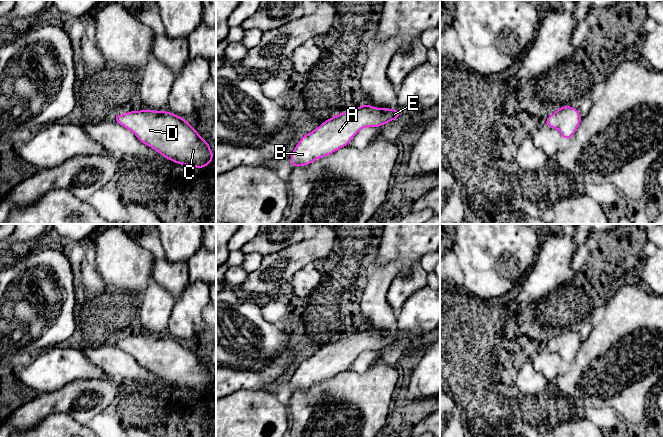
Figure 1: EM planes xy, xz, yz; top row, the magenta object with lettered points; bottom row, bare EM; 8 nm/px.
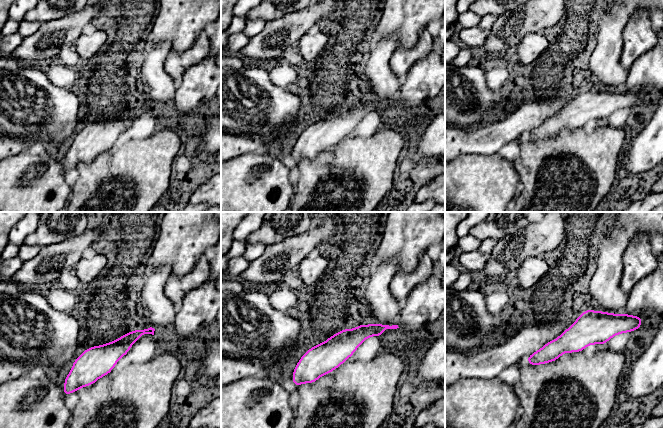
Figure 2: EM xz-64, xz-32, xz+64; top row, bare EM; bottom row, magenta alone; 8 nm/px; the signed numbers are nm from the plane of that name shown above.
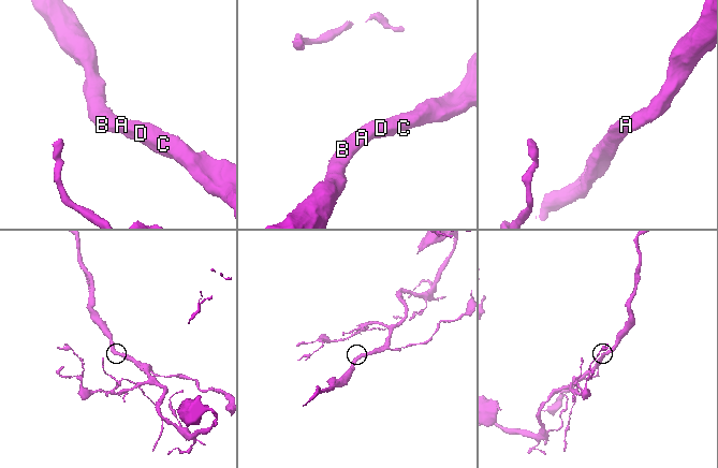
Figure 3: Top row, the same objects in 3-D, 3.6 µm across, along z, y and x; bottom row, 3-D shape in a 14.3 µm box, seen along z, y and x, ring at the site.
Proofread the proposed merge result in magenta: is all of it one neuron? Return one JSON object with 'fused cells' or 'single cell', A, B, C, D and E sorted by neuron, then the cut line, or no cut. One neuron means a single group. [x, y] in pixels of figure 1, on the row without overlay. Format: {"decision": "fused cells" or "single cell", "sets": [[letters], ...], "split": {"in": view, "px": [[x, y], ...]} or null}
{"decision": "single cell", "sets": [["A", "B", "C", "D", "E"]], "split": null}

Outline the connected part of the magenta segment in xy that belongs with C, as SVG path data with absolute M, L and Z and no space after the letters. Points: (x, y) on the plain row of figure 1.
M131 334L123 339L115 338L112 344L132 355L140 366L177 388L201 393L214 382L209 367L188 344L169 335Z

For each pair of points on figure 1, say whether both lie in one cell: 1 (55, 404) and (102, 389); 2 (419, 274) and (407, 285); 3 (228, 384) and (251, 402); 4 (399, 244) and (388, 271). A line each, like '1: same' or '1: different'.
1: same
2: same
3: different
4: different

